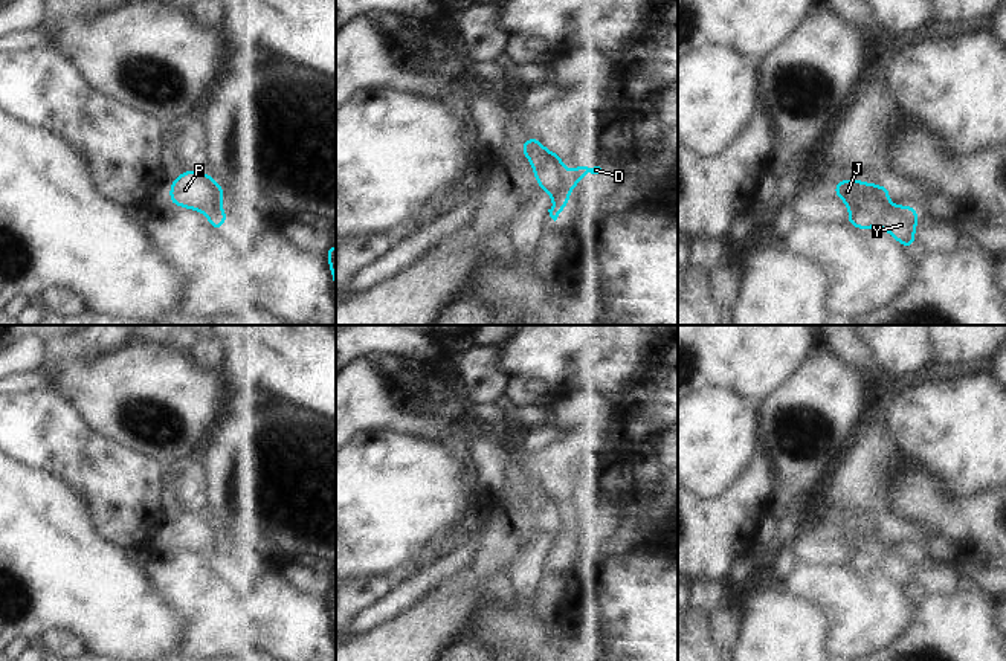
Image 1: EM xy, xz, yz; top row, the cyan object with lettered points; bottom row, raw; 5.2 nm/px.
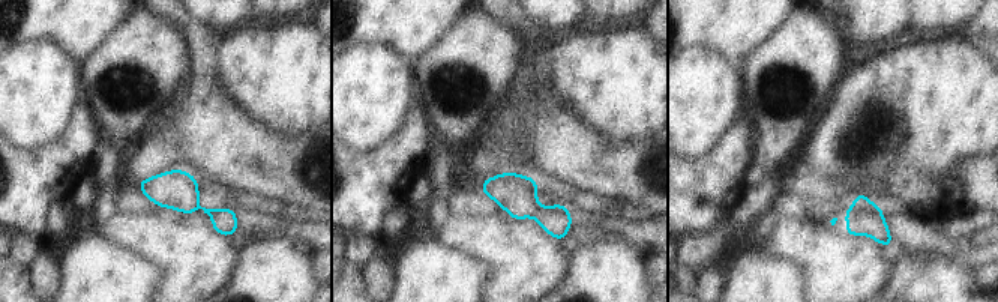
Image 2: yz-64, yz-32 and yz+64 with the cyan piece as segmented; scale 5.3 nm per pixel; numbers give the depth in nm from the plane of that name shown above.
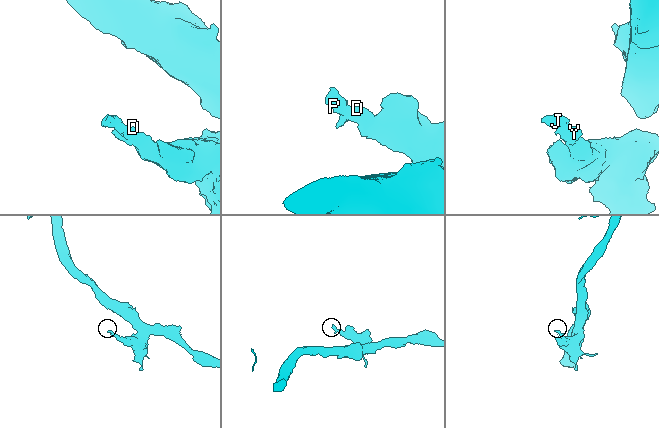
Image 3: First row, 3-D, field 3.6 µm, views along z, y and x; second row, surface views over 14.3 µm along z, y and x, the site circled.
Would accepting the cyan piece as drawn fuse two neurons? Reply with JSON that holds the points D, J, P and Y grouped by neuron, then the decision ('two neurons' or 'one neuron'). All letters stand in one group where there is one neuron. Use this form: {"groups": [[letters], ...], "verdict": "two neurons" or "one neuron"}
{"groups": [["D", "J", "P", "Y"]], "verdict": "one neuron"}

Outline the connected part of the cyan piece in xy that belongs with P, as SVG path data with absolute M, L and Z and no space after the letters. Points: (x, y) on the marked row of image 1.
M183 171L171 182L171 203L205 214L217 232L227 220L227 214L221 209L223 197L223 188L209 174Z

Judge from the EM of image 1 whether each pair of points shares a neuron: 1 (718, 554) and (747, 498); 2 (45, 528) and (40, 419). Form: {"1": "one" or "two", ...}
{"1": "one", "2": "two"}

